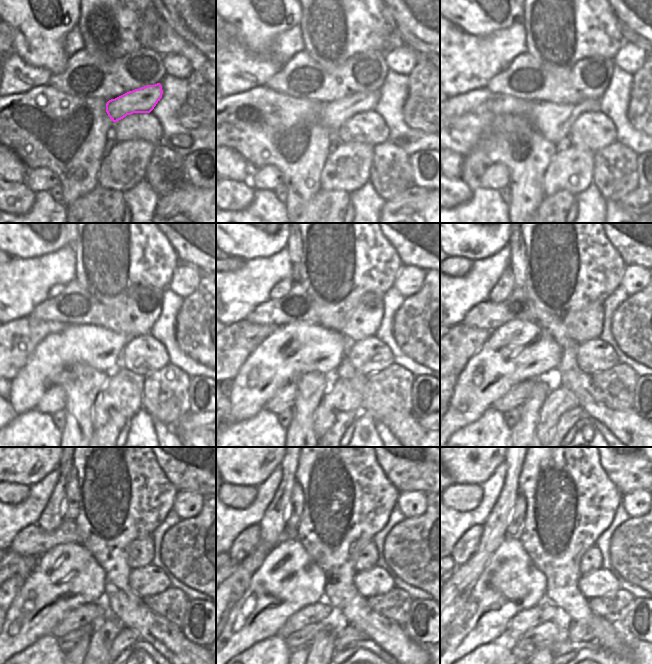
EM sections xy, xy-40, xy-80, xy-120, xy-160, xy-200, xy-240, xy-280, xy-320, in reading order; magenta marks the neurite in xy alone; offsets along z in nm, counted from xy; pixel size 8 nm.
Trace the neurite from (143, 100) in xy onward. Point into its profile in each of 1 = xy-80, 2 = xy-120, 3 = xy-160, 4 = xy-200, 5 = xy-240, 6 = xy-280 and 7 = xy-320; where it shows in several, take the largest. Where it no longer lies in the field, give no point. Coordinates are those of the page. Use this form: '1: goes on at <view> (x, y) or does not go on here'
1: goes on at xy-80 (552, 121)
2: goes on at xy-120 (100, 348)
3: goes on at xy-160 (293, 349)
4: goes on at xy-200 (517, 351)
5: goes on at xy-240 (67, 576)
6: goes on at xy-280 (288, 580)
7: goes on at xy-320 (510, 583)

